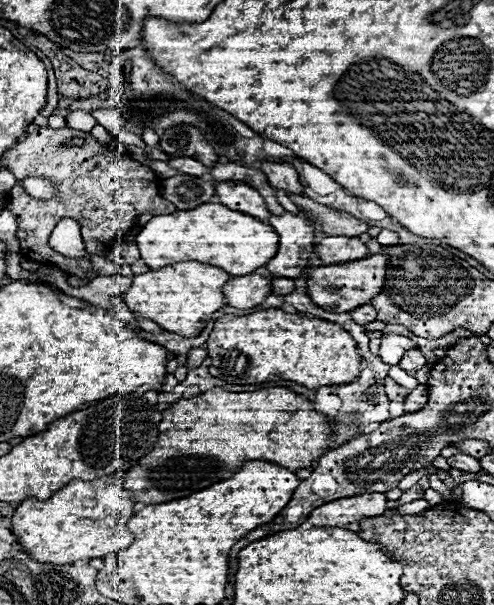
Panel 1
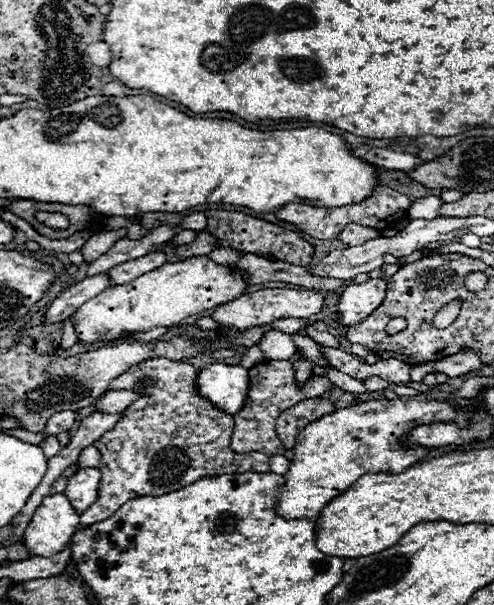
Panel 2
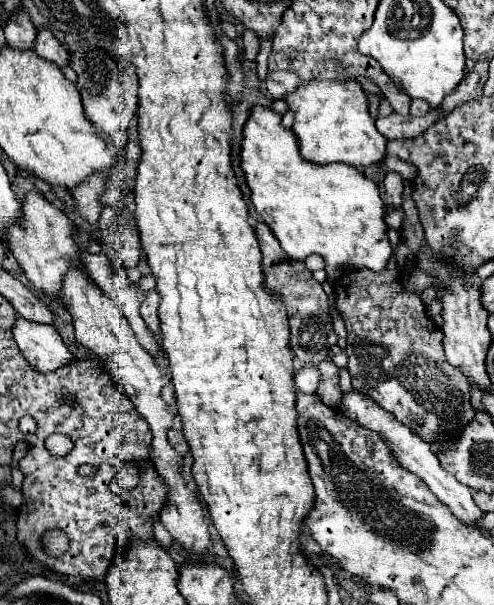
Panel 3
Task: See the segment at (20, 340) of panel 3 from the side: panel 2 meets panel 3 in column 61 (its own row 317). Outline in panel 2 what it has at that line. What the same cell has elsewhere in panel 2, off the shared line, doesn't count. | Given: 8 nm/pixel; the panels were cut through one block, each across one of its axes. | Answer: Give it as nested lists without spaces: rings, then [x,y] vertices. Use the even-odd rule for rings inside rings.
[[[368,280],[364,284],[350,284],[338,300],[338,318],[332,320],[334,328],[356,326],[374,312],[386,294],[386,280]]]

